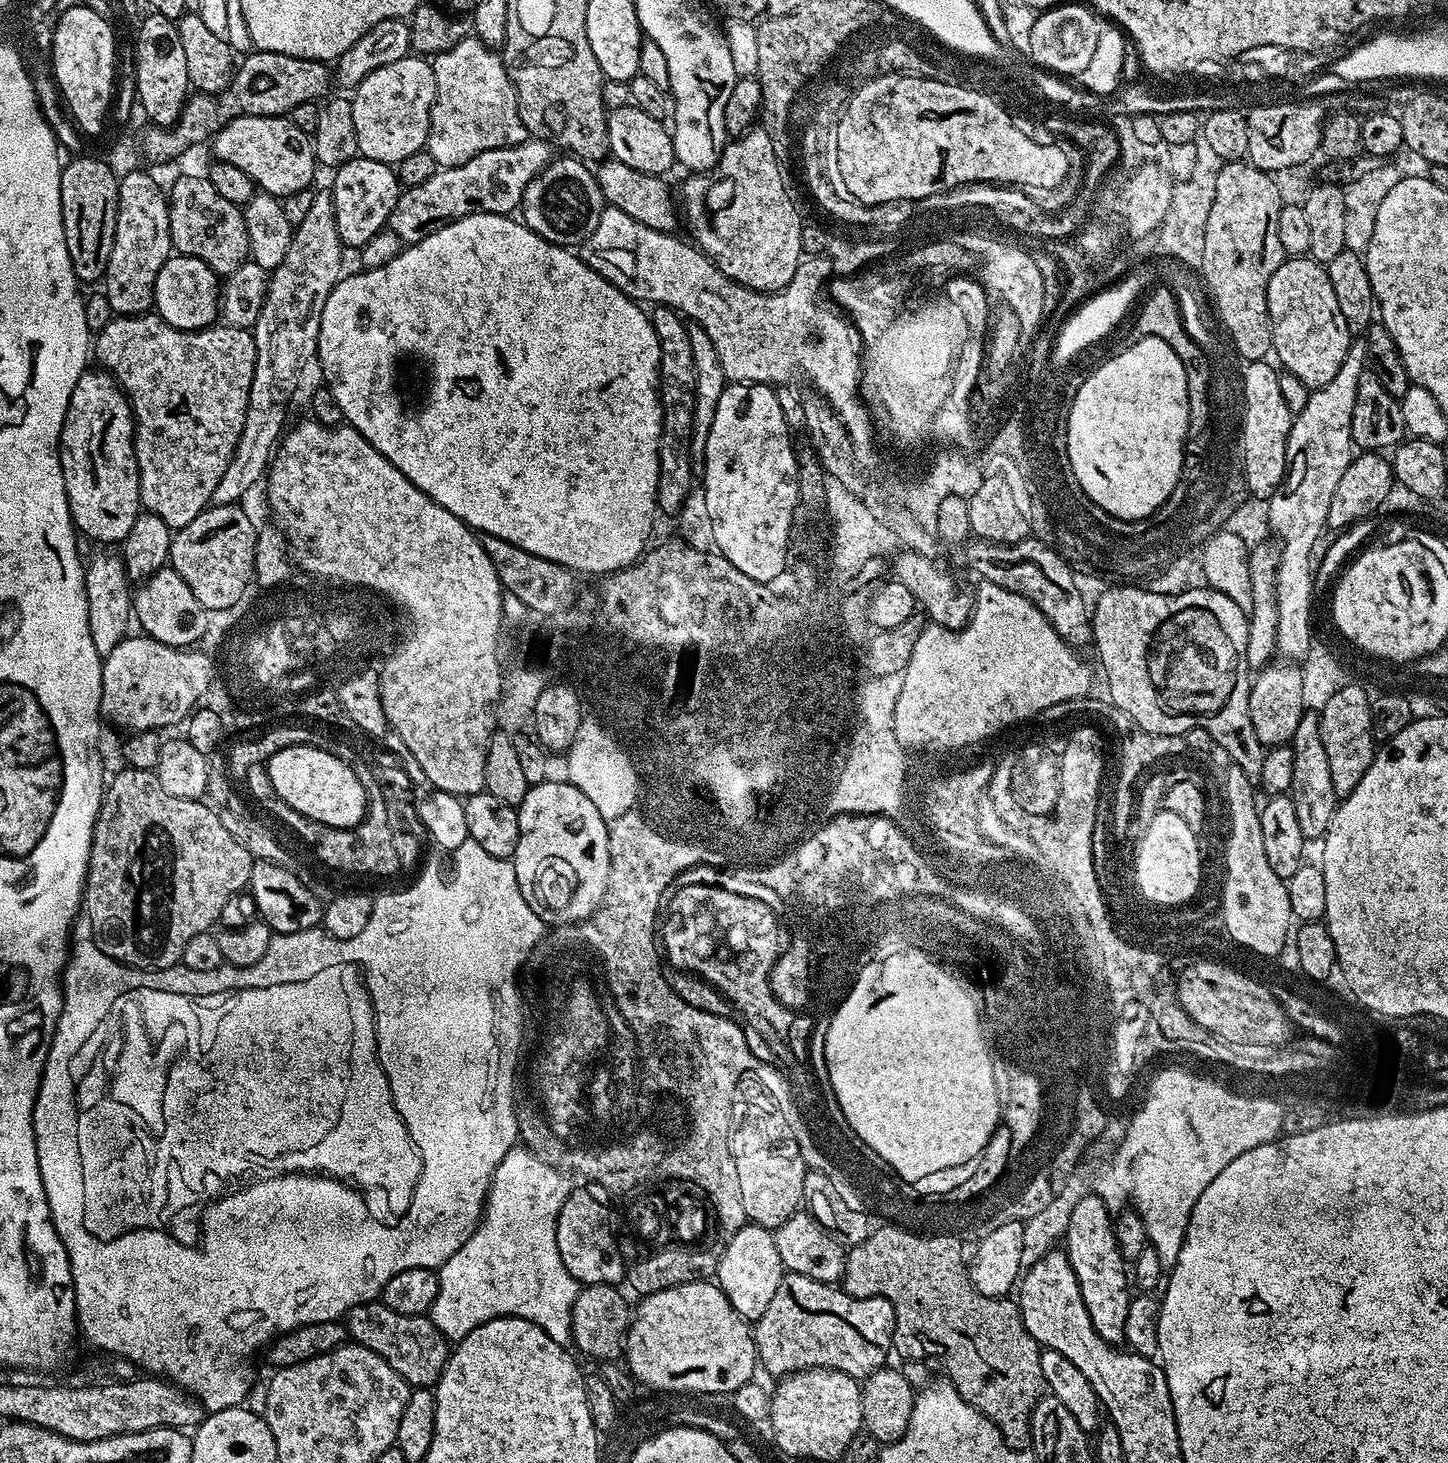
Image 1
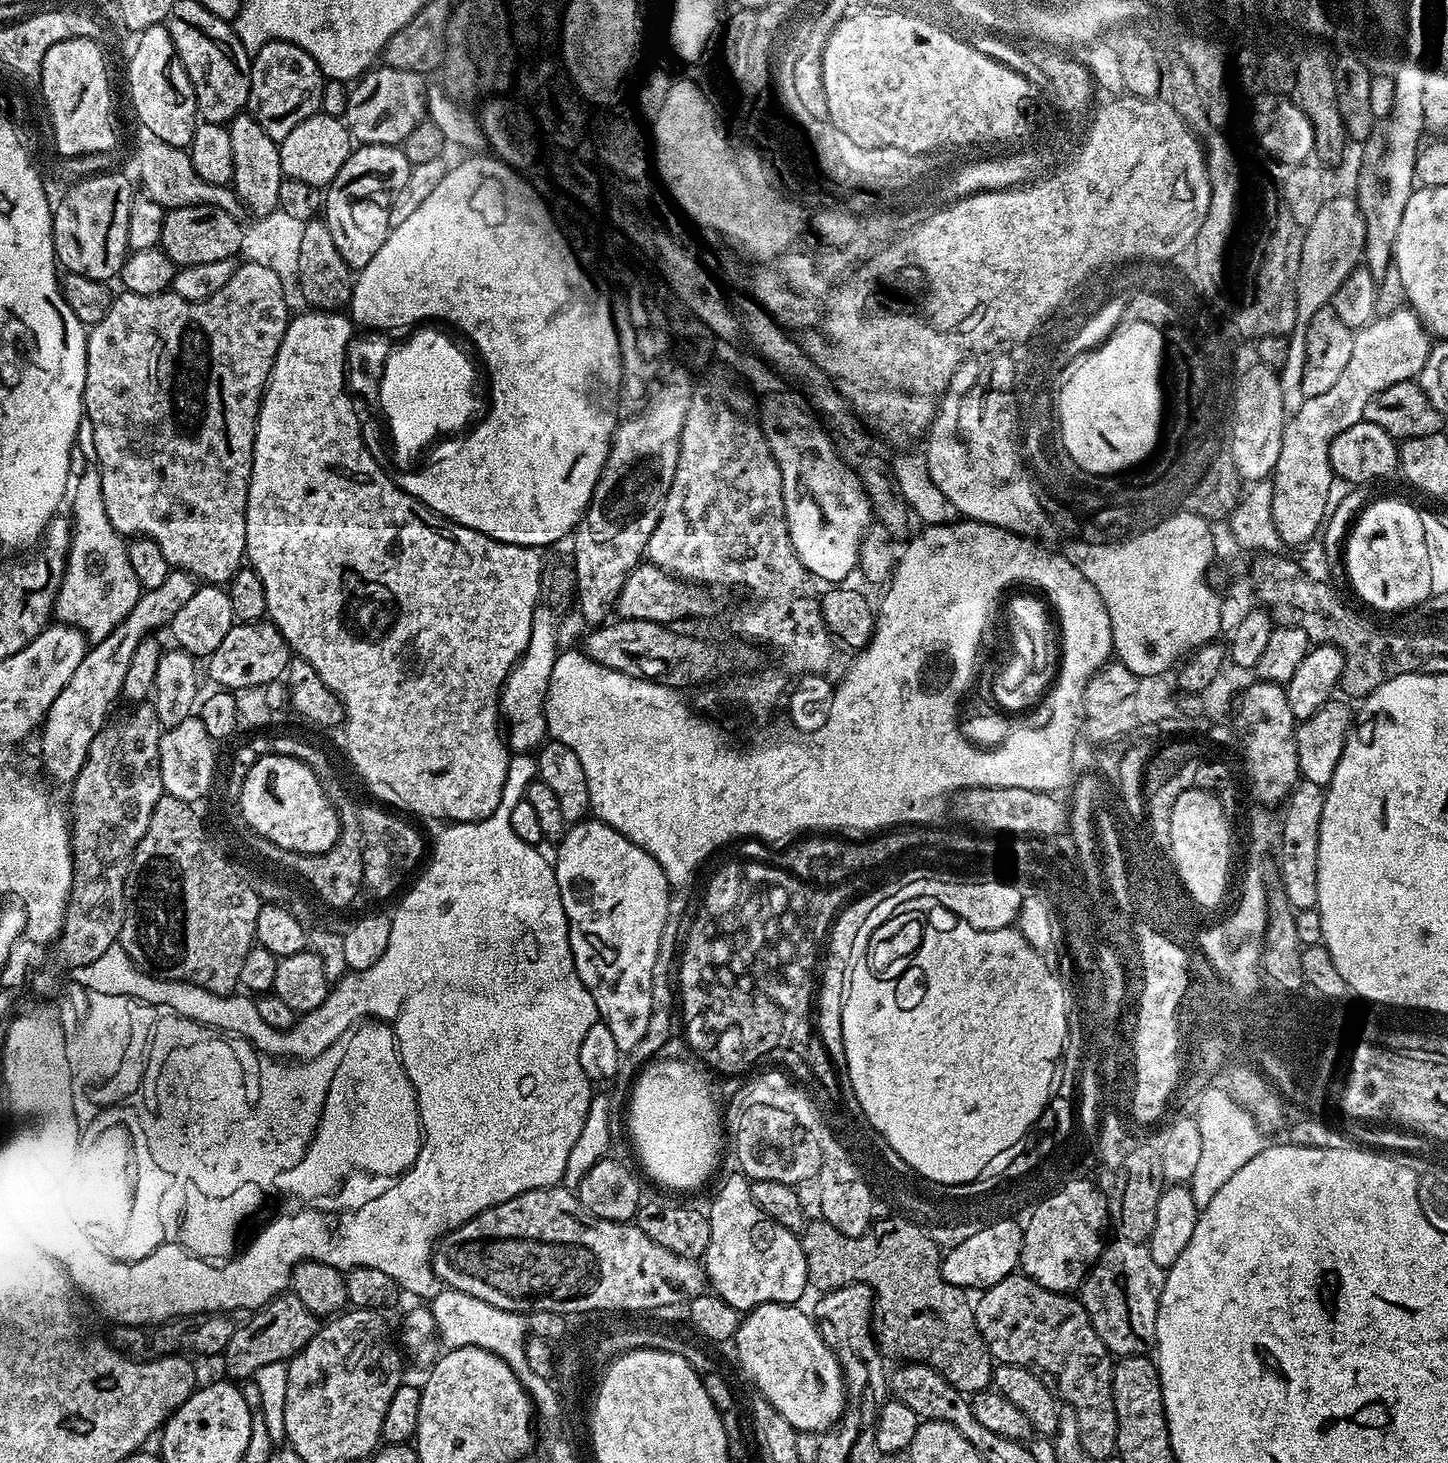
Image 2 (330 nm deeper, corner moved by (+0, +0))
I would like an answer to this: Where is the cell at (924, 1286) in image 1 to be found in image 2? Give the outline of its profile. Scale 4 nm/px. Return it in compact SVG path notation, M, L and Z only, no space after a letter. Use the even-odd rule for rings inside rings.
M816 1218L809 1223L800 1236L800 1245L806 1254L806 1270L808 1271L809 1285L814 1289L817 1288L817 1293L823 1294L833 1292L835 1288L844 1288L847 1284L866 1284L874 1293L875 1303L878 1305L878 1343L880 1351L889 1361L892 1362L923 1362L929 1364L935 1372L939 1372L953 1386L962 1393L971 1394L973 1392L983 1392L993 1383L994 1380L994 1361L992 1355L988 1352L986 1342L982 1338L982 1334L976 1325L976 1310L973 1301L968 1301L969 1293L965 1289L954 1286L950 1282L946 1282L940 1276L940 1262L942 1256L933 1251L932 1244L921 1236L916 1228L909 1227L904 1223L885 1223L879 1228L869 1228L863 1236L843 1236L838 1230L834 1230L834 1226L830 1226L830 1222L826 1222L823 1218Z

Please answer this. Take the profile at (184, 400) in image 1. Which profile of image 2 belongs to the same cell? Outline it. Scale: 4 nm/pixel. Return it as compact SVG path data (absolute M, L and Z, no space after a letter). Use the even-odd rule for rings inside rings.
M244 262L237 267L236 273L230 278L230 282L226 282L226 286L222 286L222 290L218 290L218 294L214 294L208 300L183 300L182 298L178 298L175 292L171 290L159 292L157 296L143 296L142 294L121 291L119 293L120 297L117 295L115 299L111 301L105 317L97 324L89 327L86 332L88 345L86 346L84 415L86 417L87 427L88 424L92 427L92 448L96 451L96 459L94 460L101 472L102 495L106 506L106 514L109 516L114 530L119 532L120 536L124 538L136 538L141 536L153 540L158 546L158 550L162 550L162 554L166 558L168 565L173 569L181 572L191 572L193 576L212 586L227 585L232 575L242 567L246 560L246 502L248 501L248 487L250 486L250 474L252 473L252 451L254 450L254 438L256 437L256 416L260 412L260 402L264 398L268 375L272 372L272 367L276 361L276 355L278 354L278 346L282 342L284 332L288 328L288 321L290 319L288 300L284 297L284 283L285 281L282 277L274 270L270 270L269 267Z

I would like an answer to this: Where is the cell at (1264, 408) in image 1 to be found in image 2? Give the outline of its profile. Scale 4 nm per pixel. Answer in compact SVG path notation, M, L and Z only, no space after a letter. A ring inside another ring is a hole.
M1257 362L1242 376L1238 389L1240 423L1237 424L1237 451L1242 458L1245 475L1272 476L1276 471L1278 454L1282 454L1286 427L1279 375Z

